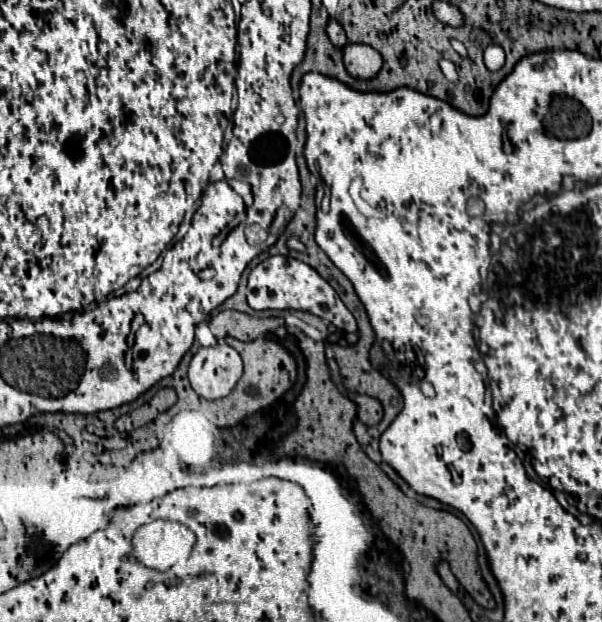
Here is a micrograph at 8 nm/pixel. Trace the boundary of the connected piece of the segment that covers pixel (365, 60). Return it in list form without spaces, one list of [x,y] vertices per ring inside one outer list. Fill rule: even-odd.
[[[348,43],[342,47],[342,59],[350,75],[360,79],[370,79],[380,71],[380,53],[366,43]]]

